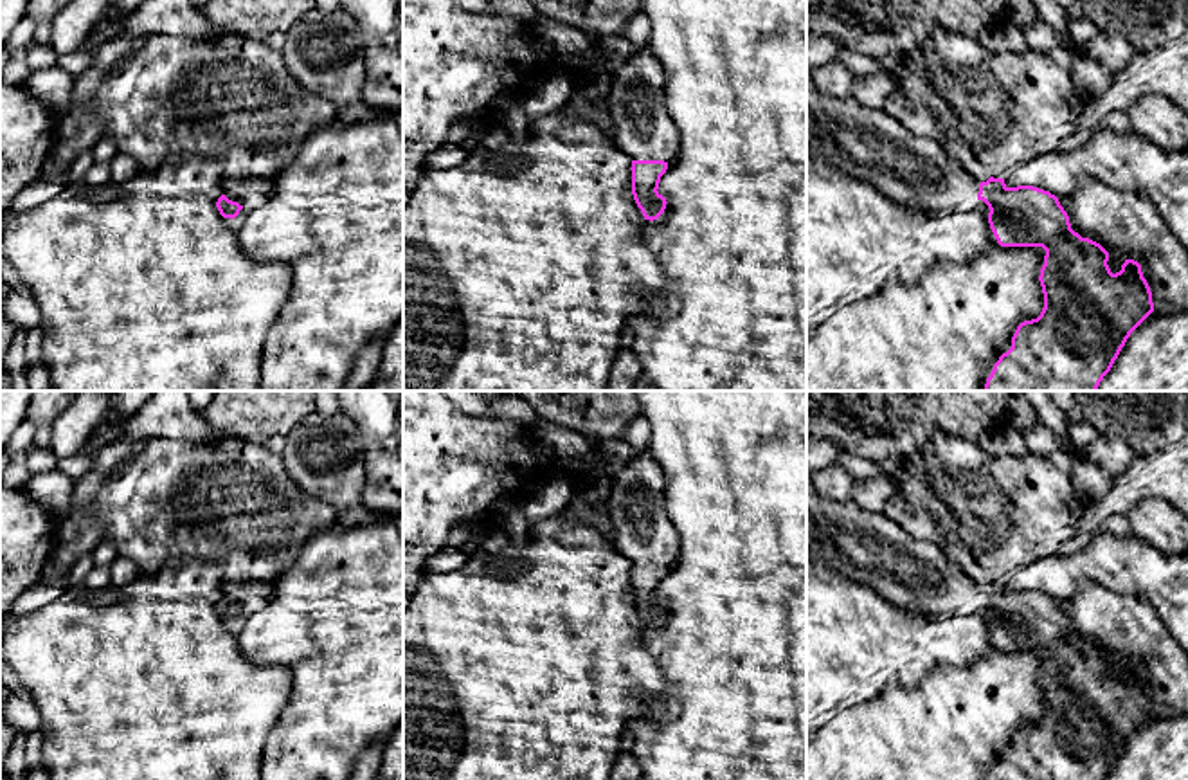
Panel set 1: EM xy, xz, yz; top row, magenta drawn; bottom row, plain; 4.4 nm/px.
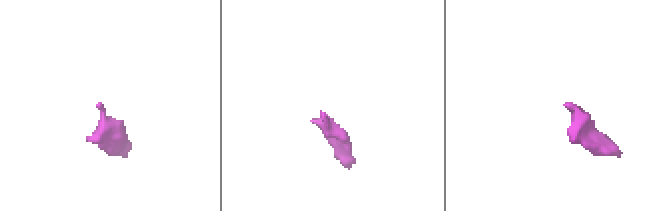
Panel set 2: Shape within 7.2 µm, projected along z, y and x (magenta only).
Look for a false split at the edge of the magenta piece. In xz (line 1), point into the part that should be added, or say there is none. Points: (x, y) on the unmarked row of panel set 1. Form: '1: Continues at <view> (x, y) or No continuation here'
1: Continues at xz (643, 532)

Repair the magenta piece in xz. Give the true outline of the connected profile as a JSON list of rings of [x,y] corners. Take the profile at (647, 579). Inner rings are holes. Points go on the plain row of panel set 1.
[[[648,447],[610,472],[612,540],[632,562],[632,598],[650,625],[666,612],[668,605],[657,593],[680,551],[680,537],[664,506],[664,483],[664,472]]]

